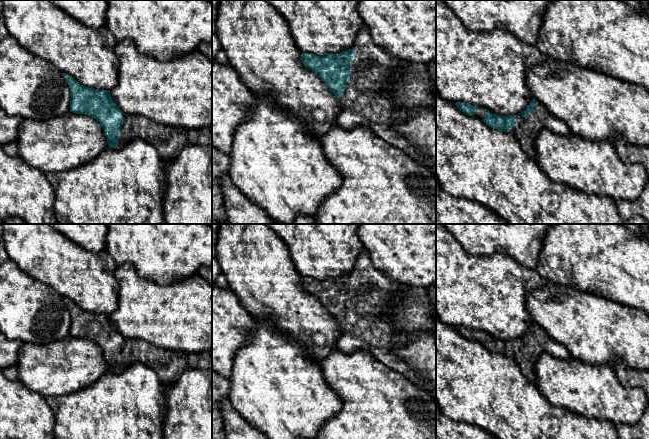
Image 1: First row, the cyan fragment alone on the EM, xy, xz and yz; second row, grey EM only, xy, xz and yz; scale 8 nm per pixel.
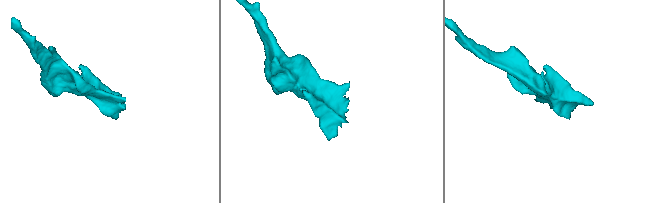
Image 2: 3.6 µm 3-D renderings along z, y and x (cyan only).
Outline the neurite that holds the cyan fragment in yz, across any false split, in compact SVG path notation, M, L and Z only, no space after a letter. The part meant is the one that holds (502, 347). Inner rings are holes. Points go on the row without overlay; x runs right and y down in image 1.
M535 322L523 336L514 340L496 339L481 330L465 326L456 326L455 330L466 339L478 341L487 350L511 358L535 385L537 378L534 366L542 352L561 359L570 358L567 349Z

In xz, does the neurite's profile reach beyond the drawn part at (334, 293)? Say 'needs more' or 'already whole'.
needs more

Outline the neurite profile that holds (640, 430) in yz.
M649 407L637 423L615 424L619 439L649 439Z

